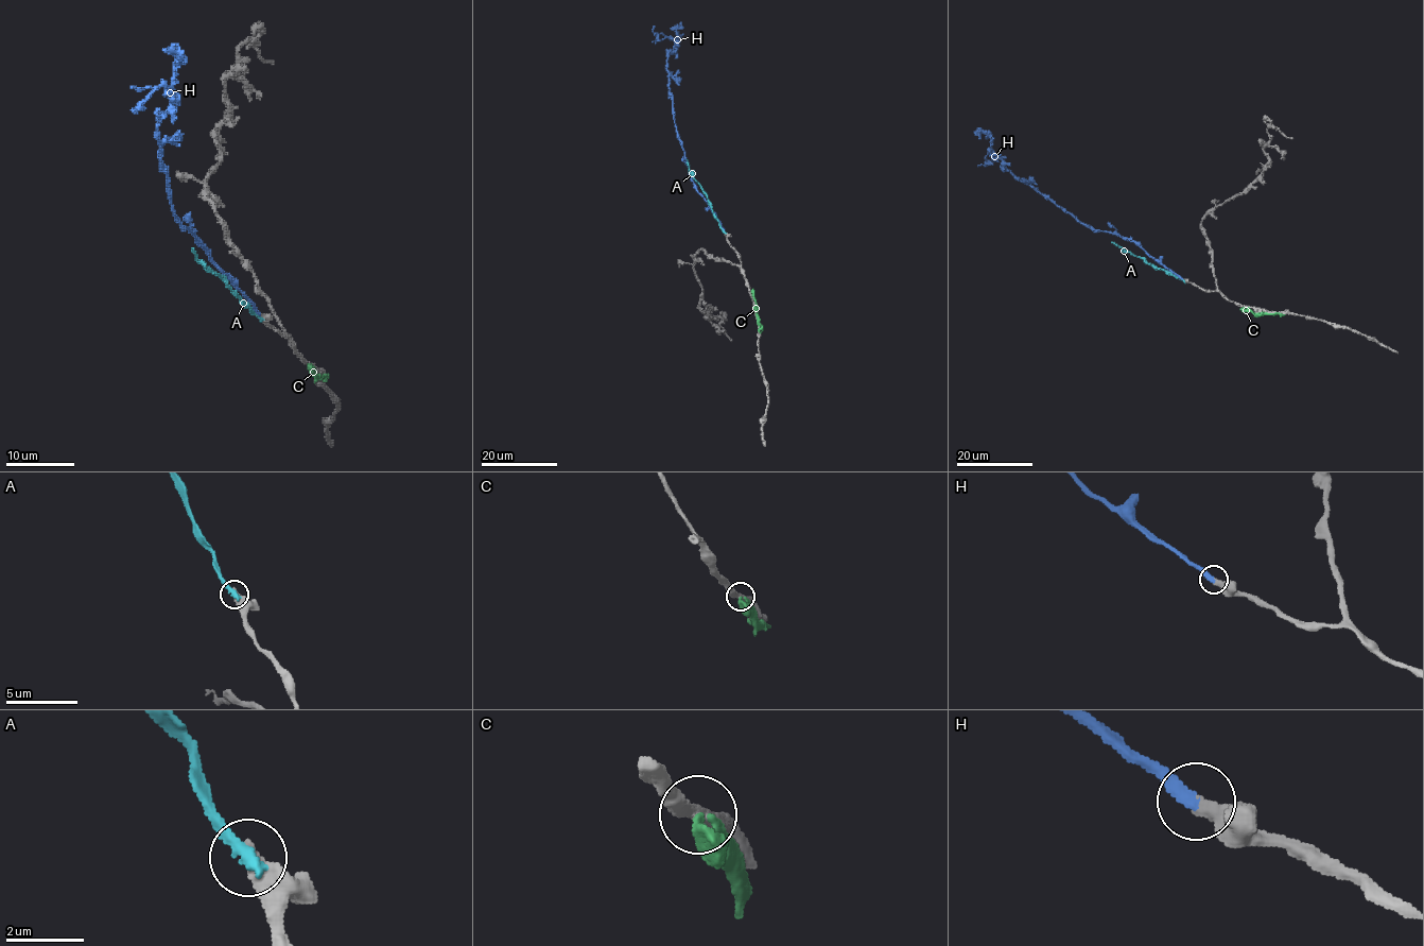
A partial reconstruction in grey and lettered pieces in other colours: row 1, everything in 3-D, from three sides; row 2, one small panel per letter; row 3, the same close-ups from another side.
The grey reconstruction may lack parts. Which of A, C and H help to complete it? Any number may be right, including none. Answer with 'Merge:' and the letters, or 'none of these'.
Merge: H

